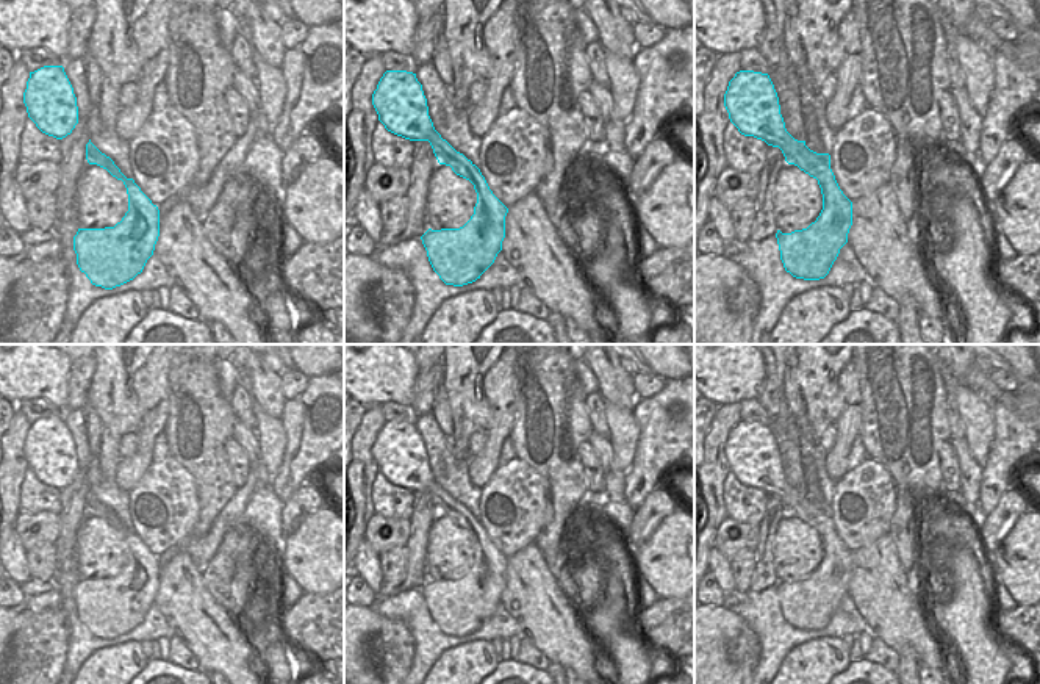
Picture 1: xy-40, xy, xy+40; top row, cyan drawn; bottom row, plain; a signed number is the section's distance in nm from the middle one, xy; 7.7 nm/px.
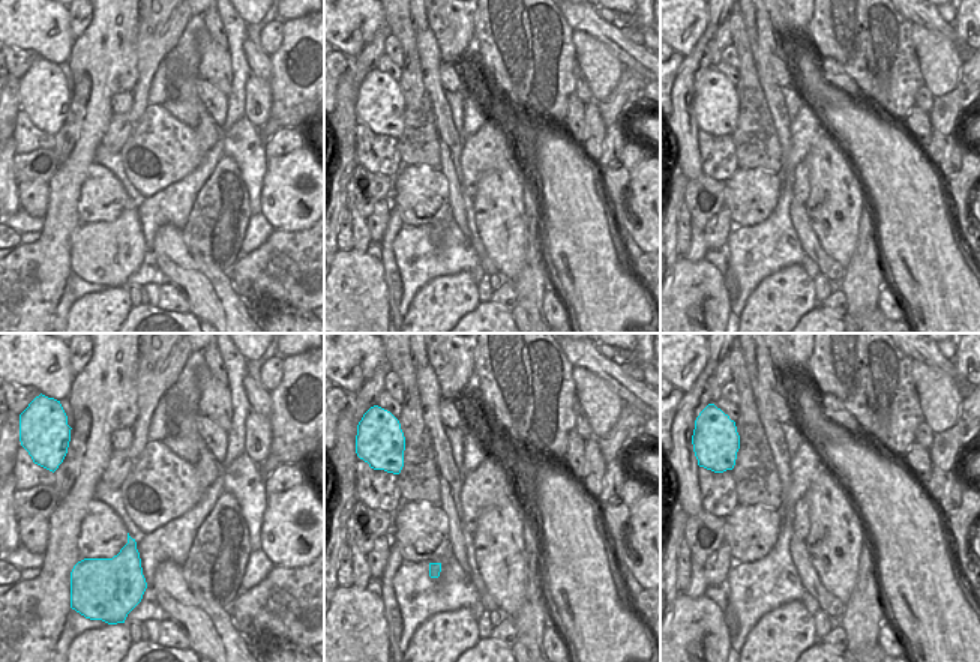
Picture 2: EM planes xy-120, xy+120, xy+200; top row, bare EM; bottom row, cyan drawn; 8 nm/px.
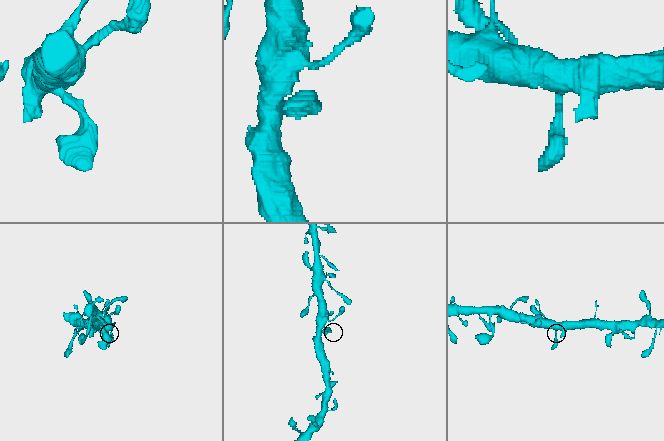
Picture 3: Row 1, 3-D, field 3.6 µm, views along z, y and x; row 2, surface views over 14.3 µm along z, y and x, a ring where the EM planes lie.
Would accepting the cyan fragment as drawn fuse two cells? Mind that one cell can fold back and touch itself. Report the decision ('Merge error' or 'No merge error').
No merge error

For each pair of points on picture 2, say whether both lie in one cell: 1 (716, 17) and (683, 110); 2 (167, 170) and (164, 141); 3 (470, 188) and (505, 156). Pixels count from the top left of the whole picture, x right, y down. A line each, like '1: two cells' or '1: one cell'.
1: one cell
2: one cell
3: one cell

